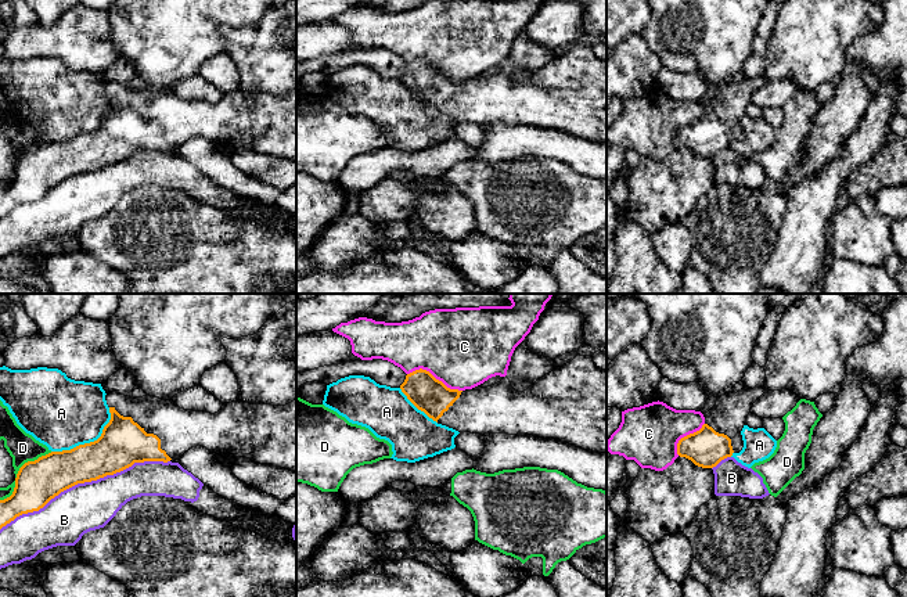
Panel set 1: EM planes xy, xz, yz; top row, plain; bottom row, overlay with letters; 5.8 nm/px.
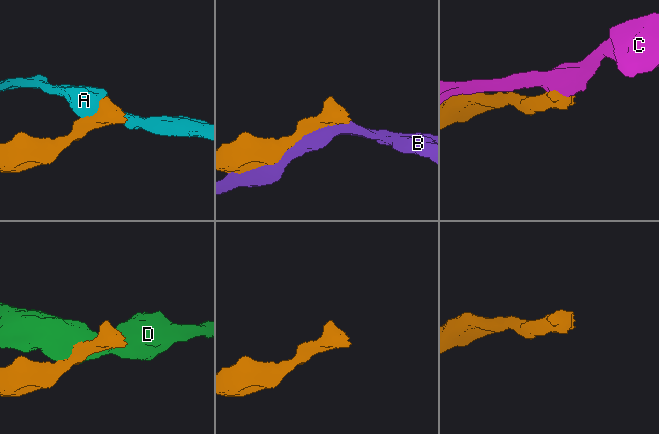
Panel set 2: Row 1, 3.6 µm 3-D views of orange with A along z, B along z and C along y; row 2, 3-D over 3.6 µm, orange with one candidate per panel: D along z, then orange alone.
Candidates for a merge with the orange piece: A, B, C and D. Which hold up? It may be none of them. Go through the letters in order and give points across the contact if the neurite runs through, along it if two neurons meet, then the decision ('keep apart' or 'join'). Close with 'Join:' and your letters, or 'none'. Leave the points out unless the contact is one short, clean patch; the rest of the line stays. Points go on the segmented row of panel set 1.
A: keep apart
B: keep apart
C: keep apart
D: keep apart
Join: none

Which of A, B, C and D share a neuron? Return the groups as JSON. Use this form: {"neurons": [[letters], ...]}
{"neurons": [["A"], ["B"], ["C"], ["D"]]}

